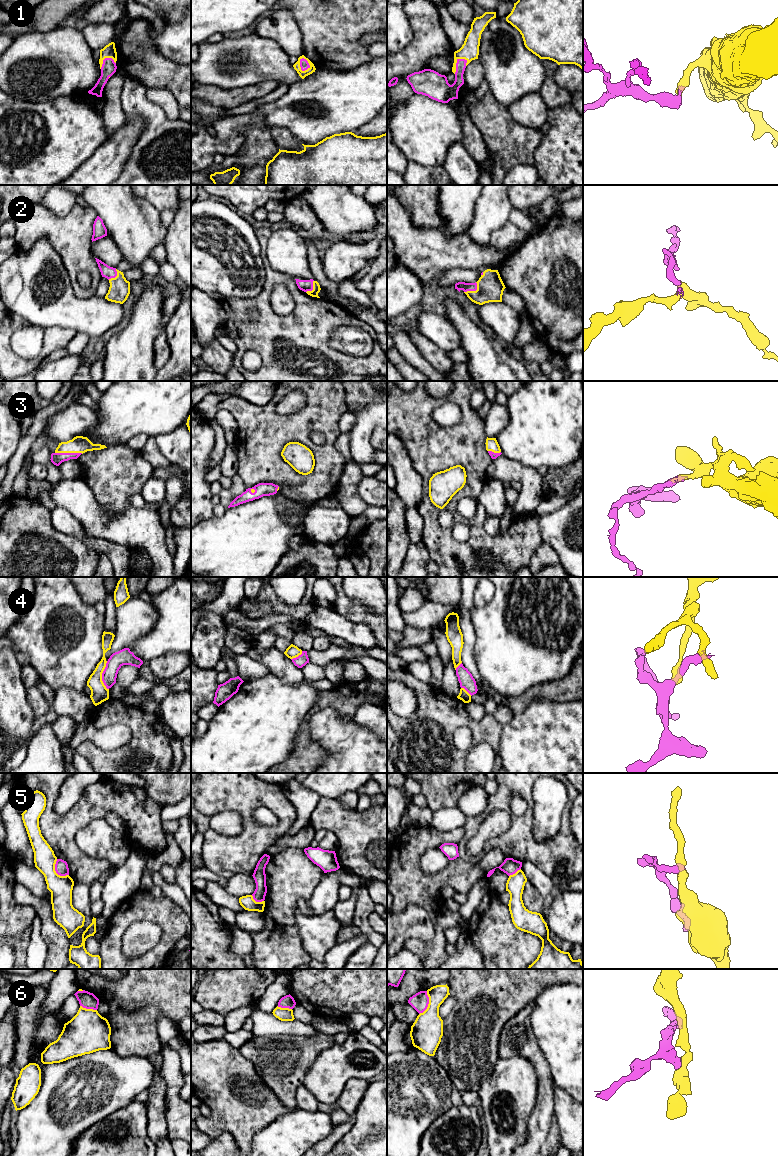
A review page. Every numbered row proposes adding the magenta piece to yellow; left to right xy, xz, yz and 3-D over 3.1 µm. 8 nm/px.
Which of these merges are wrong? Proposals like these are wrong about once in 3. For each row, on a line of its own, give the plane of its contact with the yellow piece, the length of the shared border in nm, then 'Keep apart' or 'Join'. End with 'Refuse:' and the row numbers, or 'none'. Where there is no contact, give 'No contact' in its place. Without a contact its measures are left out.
1: Touches yellow in xz. Shared border 120 nm. Join
2: Touches yellow in yz. Shared border 130 nm. Join
3: Touches yellow in xy. Shared border 220 nm. Join
4: Touches yellow in xy. Shared border 240 nm. Keep apart
5: Touches yellow in xy. Shared border 170 nm. Keep apart
6: Touches yellow in yz. Shared border 200 nm. Keep apart
Refuse: 4, 5, 6

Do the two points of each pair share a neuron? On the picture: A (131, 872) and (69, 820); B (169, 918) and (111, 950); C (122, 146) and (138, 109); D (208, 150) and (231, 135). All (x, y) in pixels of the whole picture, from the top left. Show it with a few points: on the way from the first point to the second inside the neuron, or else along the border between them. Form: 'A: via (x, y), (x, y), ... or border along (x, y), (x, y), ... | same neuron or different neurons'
A: border along (117, 867), (108, 876) | different neurons
B: via (151, 913), (133, 913), (115, 932) | same neuron
C: border along (135, 115), (145, 121), (136, 139) | different neurons
D: via (214, 145), (225, 141) | same neuron

